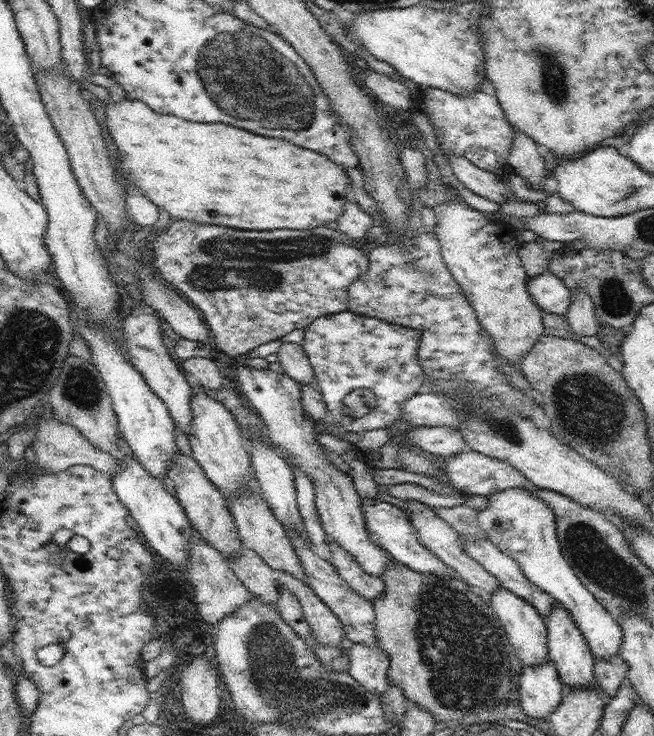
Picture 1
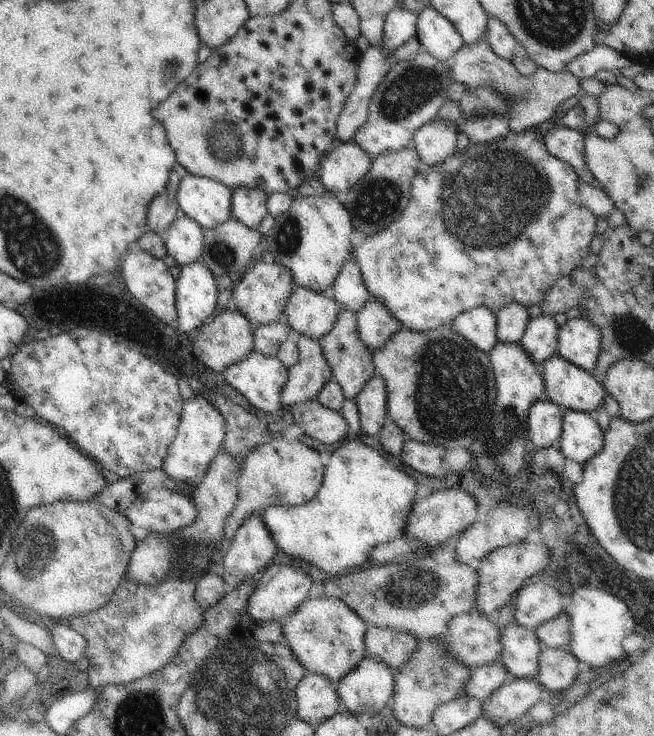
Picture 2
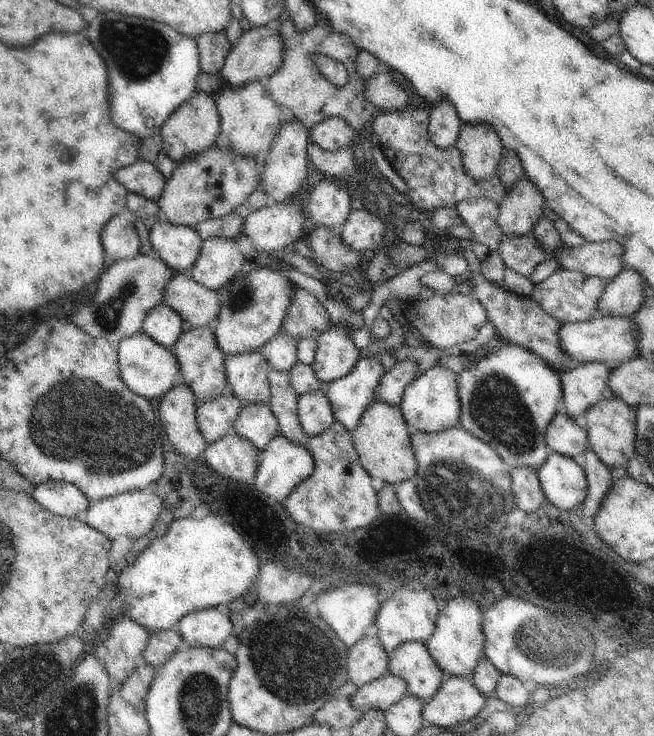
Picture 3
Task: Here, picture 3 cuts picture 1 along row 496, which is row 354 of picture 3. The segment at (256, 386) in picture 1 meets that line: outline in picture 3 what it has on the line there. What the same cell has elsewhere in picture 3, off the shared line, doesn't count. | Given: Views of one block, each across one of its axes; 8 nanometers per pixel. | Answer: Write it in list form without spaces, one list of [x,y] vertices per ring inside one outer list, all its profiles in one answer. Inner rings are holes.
[[[344,322],[328,326],[316,337],[317,349],[311,367],[316,376],[326,386],[338,379],[343,379],[361,357],[361,349],[350,339],[350,331]]]

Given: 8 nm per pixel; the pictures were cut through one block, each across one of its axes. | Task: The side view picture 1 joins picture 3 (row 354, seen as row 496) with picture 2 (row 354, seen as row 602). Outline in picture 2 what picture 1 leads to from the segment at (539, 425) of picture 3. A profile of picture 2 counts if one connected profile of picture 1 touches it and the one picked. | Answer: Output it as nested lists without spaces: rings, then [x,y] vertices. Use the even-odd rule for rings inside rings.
[[[584,318],[569,320],[559,328],[556,342],[556,356],[585,372],[594,372],[602,344],[602,334],[596,324]]]

